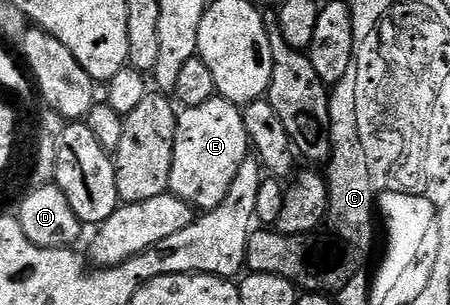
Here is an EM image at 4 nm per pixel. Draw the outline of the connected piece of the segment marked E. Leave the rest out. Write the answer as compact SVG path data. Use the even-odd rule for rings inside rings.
M210 97L181 110L176 112L173 124L173 157L169 161L168 190L177 200L194 209L220 207L239 165L251 151L242 108L223 98Z

